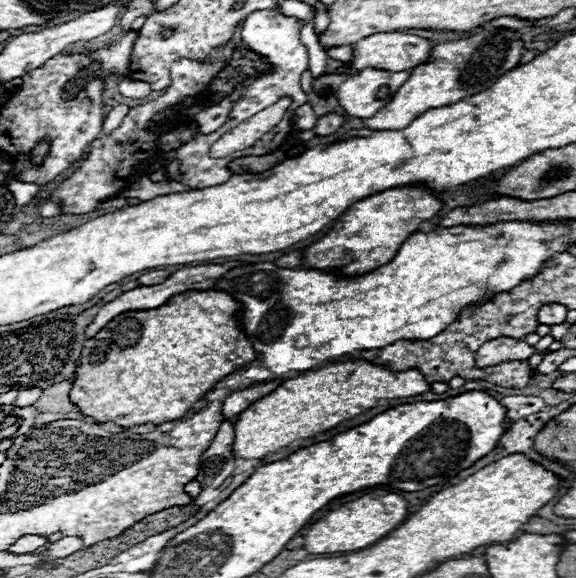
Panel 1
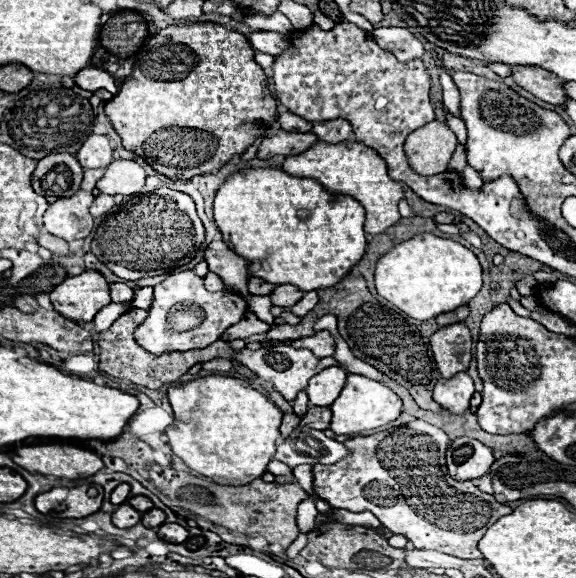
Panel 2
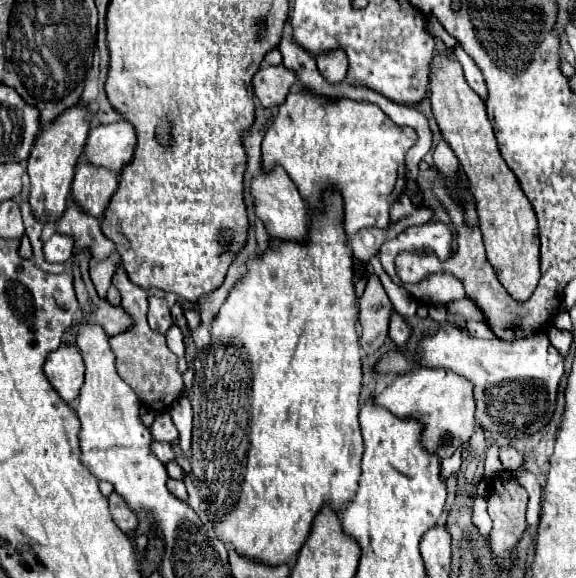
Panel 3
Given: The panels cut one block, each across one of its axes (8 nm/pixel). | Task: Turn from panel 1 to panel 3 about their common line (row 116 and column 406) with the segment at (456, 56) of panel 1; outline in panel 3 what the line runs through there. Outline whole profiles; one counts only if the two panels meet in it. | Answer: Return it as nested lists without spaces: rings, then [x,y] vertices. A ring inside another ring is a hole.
[[[414,360],[414,368],[406,374],[398,374],[378,396],[376,404],[384,404],[396,416],[416,418],[424,424],[422,444],[430,452],[436,452],[440,460],[454,454],[458,446],[462,446],[474,432],[474,386],[470,380],[458,376],[448,368],[428,368],[420,366]]]

